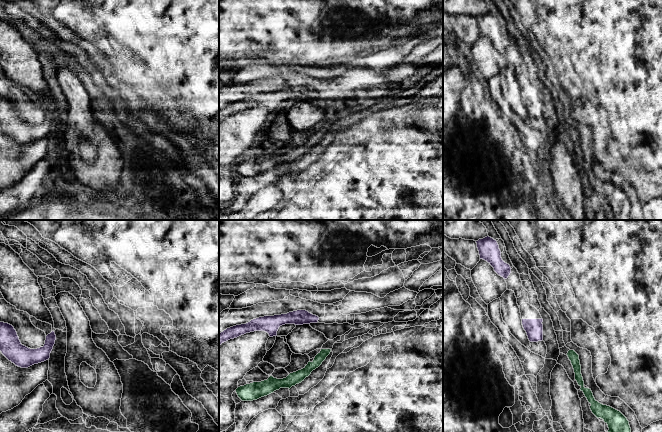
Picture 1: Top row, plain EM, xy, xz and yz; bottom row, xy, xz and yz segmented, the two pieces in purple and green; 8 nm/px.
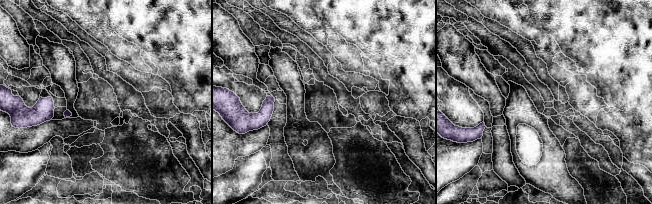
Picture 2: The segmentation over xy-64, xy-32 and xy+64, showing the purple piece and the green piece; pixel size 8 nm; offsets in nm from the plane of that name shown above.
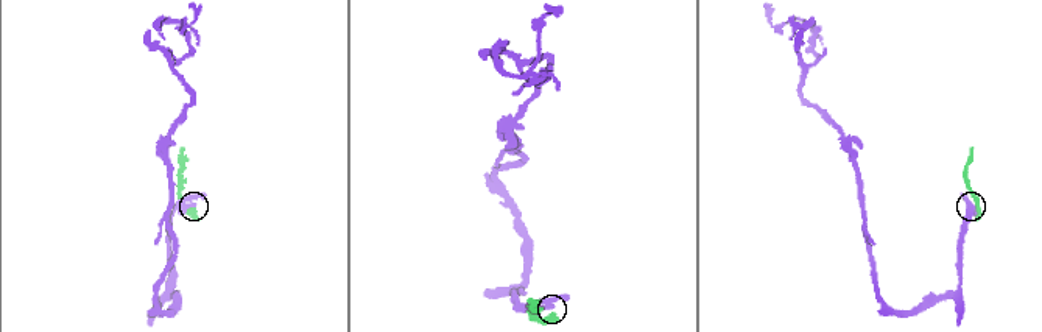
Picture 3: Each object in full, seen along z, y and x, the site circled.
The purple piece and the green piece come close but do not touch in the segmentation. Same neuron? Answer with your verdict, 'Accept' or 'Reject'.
Reject

